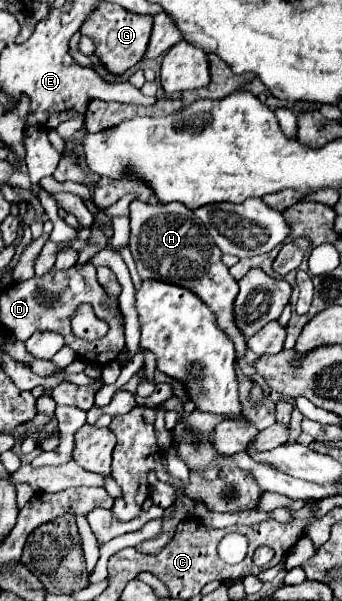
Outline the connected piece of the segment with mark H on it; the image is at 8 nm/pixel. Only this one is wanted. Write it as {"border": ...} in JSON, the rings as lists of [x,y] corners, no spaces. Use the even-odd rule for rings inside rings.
{"border":[[[143,201],[131,203],[131,253],[137,263],[141,279],[157,279],[175,283],[197,293],[217,317],[217,325],[233,339],[237,357],[245,353],[247,341],[233,323],[233,299],[237,295],[237,281],[221,263],[221,251],[209,231],[197,221],[193,211],[181,203],[153,205]]]}

